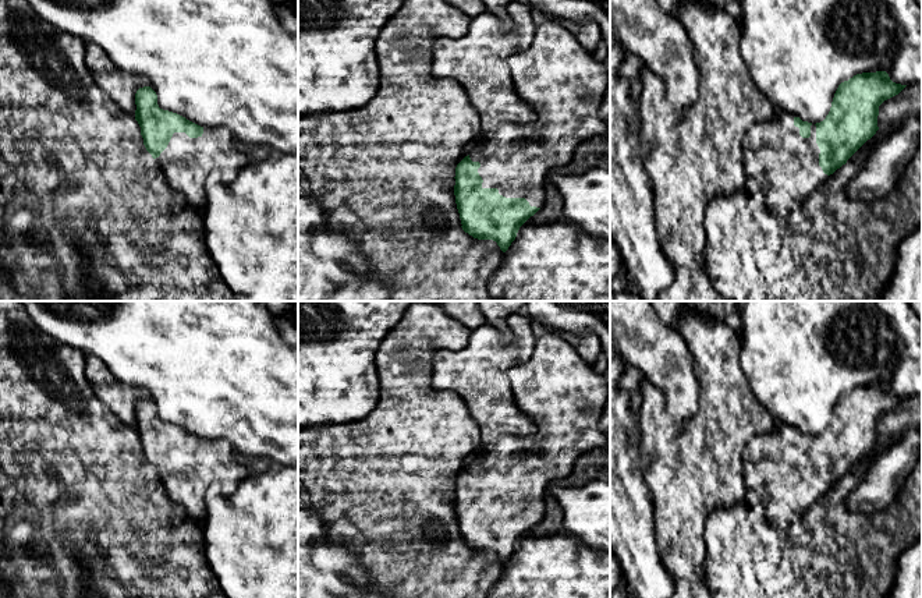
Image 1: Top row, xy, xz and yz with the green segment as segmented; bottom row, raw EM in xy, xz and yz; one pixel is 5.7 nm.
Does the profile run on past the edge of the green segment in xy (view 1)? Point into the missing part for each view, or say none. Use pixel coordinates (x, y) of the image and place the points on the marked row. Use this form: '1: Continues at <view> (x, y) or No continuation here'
1: Continues at xy (185, 163)

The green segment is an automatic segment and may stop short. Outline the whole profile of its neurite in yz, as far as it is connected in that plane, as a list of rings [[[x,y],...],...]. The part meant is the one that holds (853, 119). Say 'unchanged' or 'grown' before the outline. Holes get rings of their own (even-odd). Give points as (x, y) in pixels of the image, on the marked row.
grown; [[[886,71],[857,74],[838,85],[829,114],[820,123],[812,124],[799,117],[776,109],[774,117],[749,127],[744,139],[745,184],[741,192],[765,197],[767,209],[777,217],[786,219],[790,213],[802,209],[806,198],[822,187],[830,174],[847,163],[847,160],[870,139],[877,127],[879,106],[898,95],[907,85],[896,84]]]

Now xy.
grown; [[[150,86],[136,91],[135,105],[135,120],[146,151],[188,209],[202,215],[210,173],[219,171],[224,183],[231,183],[251,162],[227,128],[201,127],[160,109]]]

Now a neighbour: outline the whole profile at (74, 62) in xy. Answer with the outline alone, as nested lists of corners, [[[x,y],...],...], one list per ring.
[[[0,0],[0,301],[237,301],[209,255],[202,215],[188,209],[182,198],[166,184],[156,160],[143,145],[141,127],[135,116],[123,112],[97,86],[85,63],[85,42],[45,22],[28,0]]]

